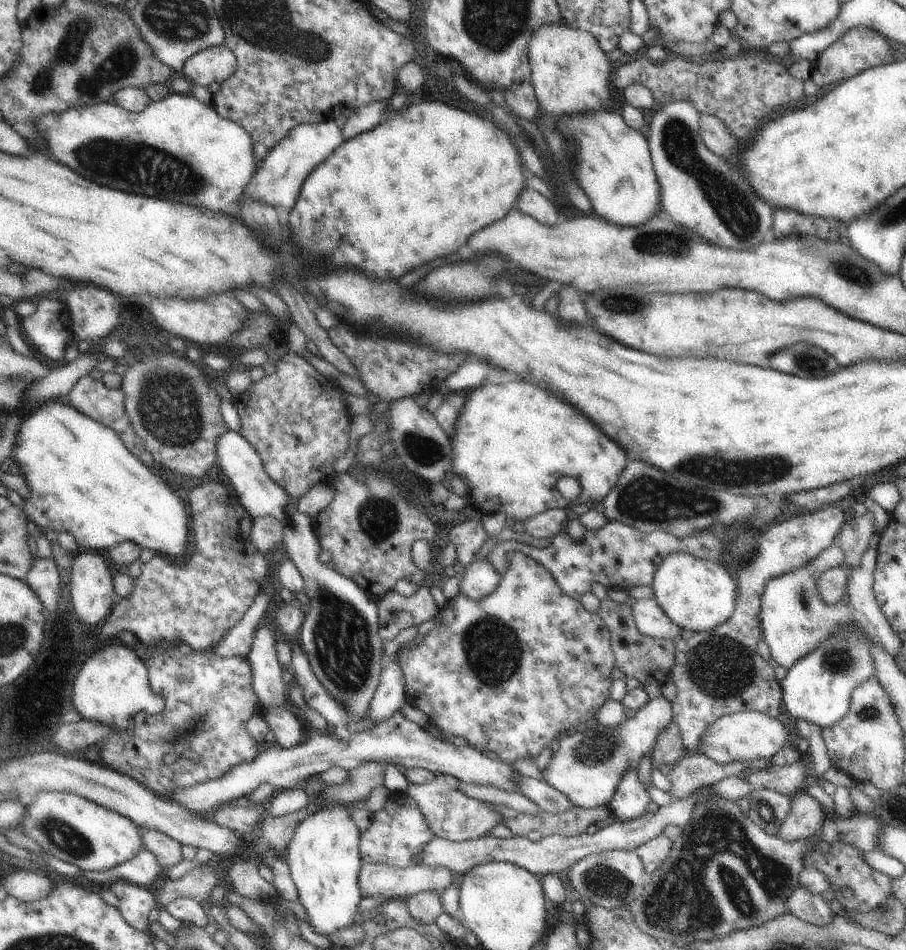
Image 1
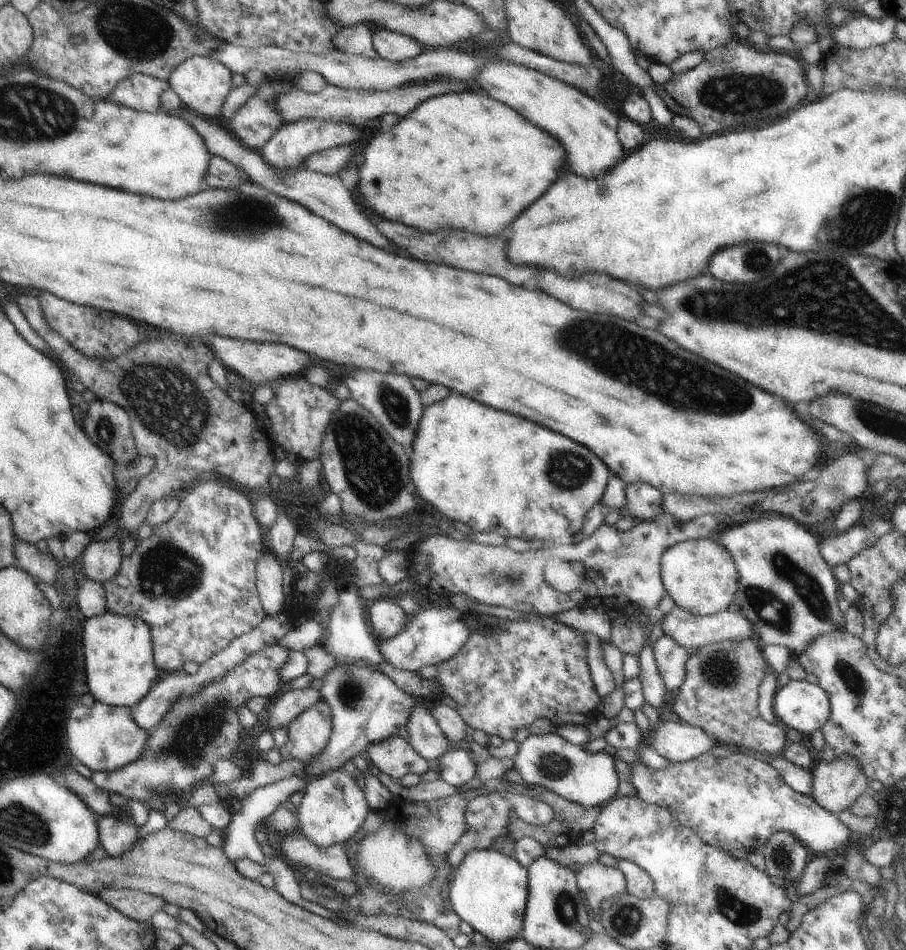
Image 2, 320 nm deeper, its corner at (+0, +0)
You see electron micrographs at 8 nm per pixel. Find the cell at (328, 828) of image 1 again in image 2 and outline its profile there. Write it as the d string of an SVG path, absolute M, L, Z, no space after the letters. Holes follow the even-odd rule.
M336 770L311 782L298 810L298 828L315 847L331 848L336 844L350 845L351 838L360 830L371 812L365 793L358 782L344 770Z

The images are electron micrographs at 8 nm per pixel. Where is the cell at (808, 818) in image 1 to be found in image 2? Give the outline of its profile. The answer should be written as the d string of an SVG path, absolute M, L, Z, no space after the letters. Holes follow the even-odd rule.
M850 756L832 762L817 759L812 774L812 800L832 814L848 811L854 802L869 792L866 774L858 760Z

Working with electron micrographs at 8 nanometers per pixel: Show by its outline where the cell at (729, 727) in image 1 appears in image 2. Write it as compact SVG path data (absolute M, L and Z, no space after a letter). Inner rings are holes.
M660 722L648 736L646 743L660 756L670 763L688 762L702 754L712 752L719 746L714 736L706 734L698 726L690 726L684 722Z

